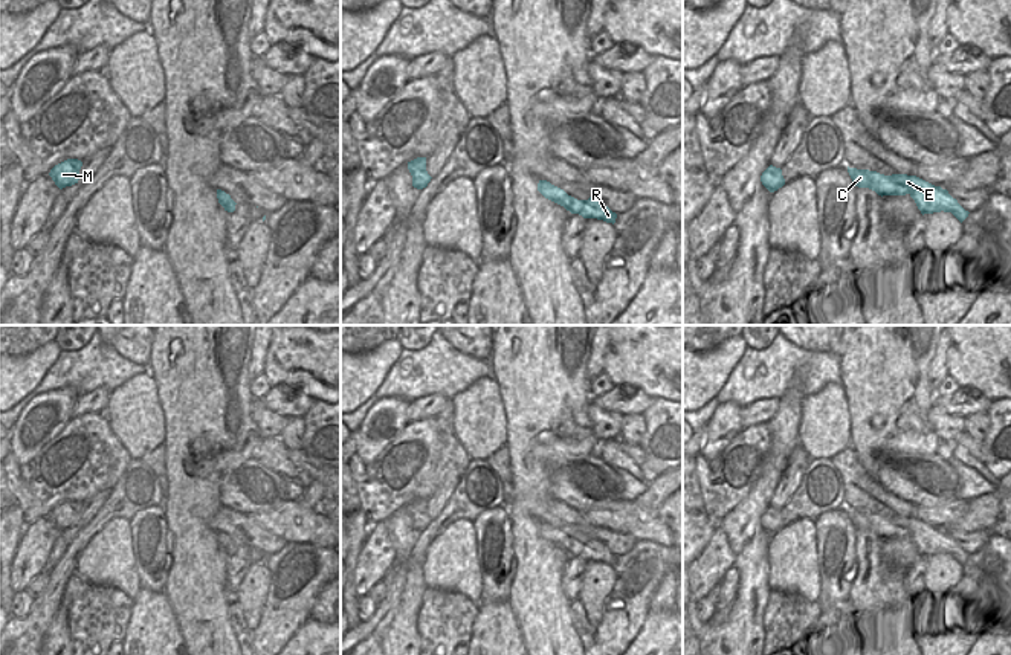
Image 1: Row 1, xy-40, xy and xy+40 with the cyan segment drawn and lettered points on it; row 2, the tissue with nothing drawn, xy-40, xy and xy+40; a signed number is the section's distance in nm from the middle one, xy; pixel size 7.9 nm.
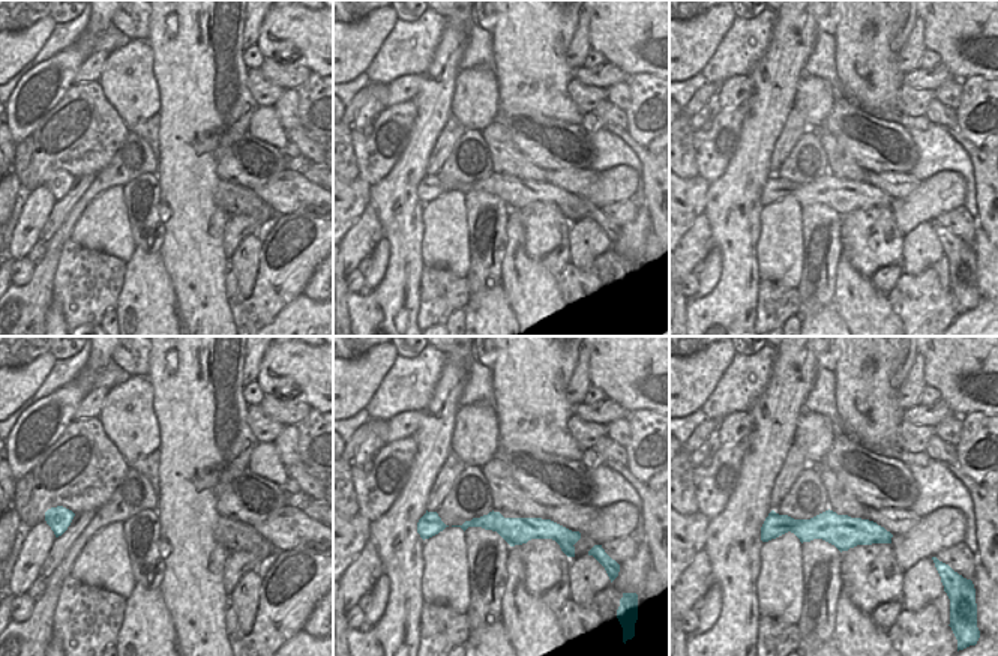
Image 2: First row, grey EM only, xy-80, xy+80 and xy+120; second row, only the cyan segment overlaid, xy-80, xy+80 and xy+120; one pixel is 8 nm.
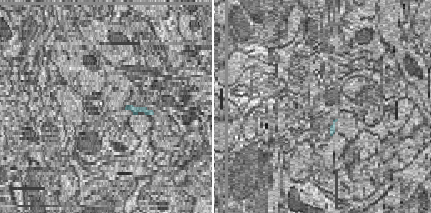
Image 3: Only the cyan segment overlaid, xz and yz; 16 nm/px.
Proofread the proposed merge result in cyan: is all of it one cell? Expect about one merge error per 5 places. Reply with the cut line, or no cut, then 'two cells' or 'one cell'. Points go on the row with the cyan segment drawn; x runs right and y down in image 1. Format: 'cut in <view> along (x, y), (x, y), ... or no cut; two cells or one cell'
no cut; one cell

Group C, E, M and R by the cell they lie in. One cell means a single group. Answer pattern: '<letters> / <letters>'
C E M R

